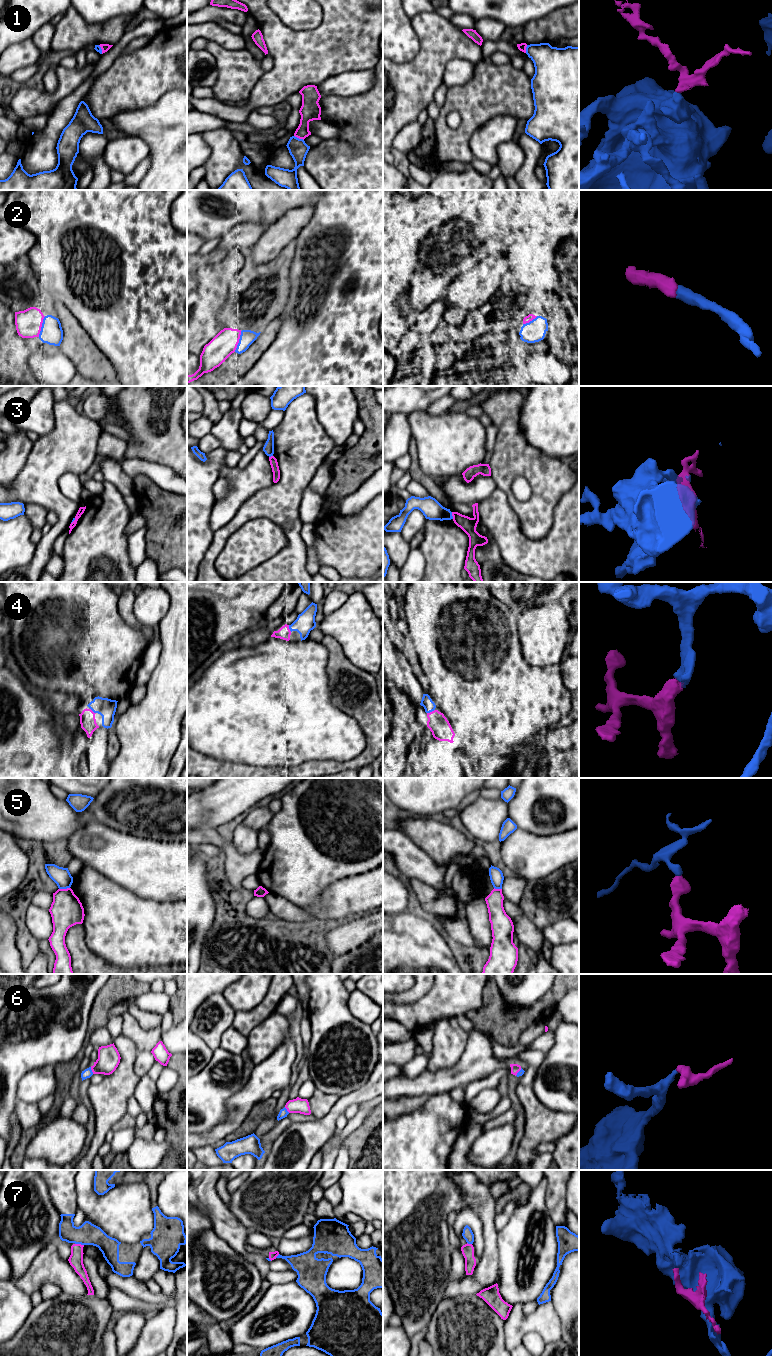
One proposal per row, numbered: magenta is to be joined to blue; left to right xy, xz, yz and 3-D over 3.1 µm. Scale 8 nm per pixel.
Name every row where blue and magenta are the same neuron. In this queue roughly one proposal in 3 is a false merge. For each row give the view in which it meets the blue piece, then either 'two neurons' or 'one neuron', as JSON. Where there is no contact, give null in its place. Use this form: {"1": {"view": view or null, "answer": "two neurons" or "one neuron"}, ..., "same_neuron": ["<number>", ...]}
{"1": {"view": "xz", "answer": "two neurons"}, "2": {"view": "xy", "answer": "one neuron"}, "3": {"view": "yz", "answer": "two neurons"}, "4": {"view": "yz", "answer": "one neuron"}, "5": {"view": "xy", "answer": "two neurons"}, "6": {"view": "xy", "answer": "one neuron"}, "7": {"view": "xy", "answer": "two neurons"}, "same_neuron": ["2", "4", "6"]}

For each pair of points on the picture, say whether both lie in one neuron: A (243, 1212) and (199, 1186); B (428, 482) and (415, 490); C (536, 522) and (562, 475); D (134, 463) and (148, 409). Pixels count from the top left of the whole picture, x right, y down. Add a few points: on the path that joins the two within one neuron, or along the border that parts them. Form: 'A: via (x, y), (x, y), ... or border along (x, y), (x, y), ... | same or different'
A: border along (226, 1205), (241, 1224) | different
B: border along (413, 480), (417, 481), (430, 495) | different
C: via (538, 510), (546, 491), (550, 487) | same
D: border along (124, 458), (140, 458), (158, 463) | different

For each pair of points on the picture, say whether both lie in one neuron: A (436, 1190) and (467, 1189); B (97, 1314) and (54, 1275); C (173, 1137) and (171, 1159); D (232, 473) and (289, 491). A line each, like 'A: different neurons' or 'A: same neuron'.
A: different neurons
B: different neurons
C: same neuron
D: different neurons

